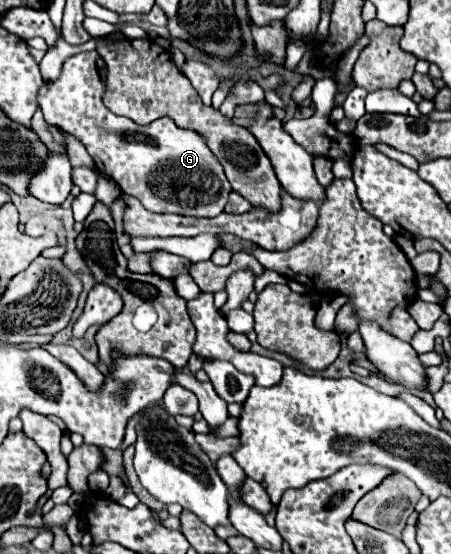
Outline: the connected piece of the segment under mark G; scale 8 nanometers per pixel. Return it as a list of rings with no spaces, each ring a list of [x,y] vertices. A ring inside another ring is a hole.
[[[96,50],[80,52],[64,62],[64,70],[58,80],[48,82],[48,84],[44,84],[44,88],[40,88],[38,100],[40,100],[40,108],[44,112],[44,120],[48,124],[62,128],[64,132],[72,134],[74,138],[78,138],[86,146],[86,150],[94,158],[94,162],[98,162],[96,168],[104,176],[112,178],[124,194],[138,198],[146,210],[172,212],[172,214],[182,214],[182,216],[216,216],[216,214],[224,212],[232,186],[224,174],[222,164],[218,162],[214,152],[208,148],[206,138],[194,130],[176,126],[176,122],[170,120],[168,116],[158,118],[146,126],[140,126],[126,116],[112,114],[102,102],[106,82],[102,80],[102,76],[98,72],[96,60],[98,60]],[[158,166],[162,166],[162,178],[154,178],[154,172],[158,170]]]

